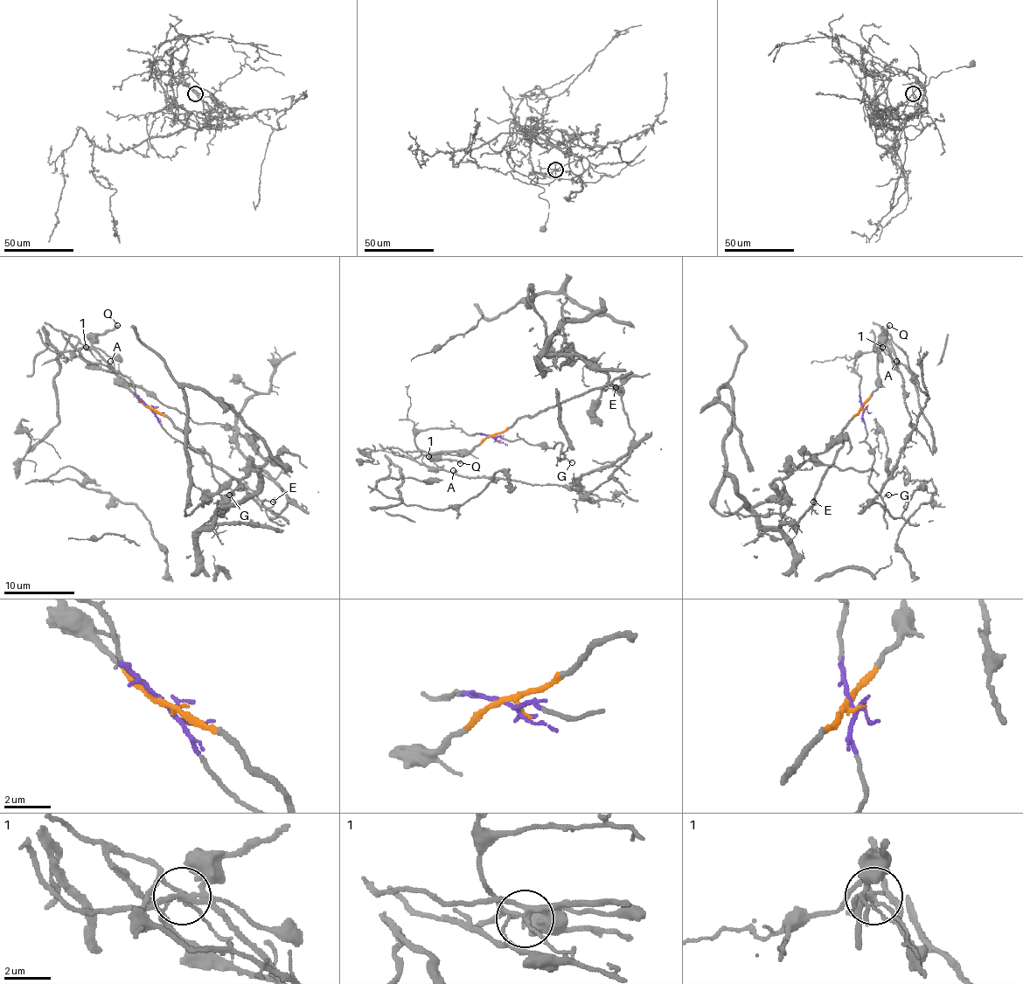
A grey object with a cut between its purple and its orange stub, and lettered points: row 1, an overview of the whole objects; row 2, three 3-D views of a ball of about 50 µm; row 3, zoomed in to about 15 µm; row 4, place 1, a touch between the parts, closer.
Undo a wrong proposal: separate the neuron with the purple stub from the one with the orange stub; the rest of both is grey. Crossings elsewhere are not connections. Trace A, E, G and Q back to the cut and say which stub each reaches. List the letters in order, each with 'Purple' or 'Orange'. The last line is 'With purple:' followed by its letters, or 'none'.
A: Purple
E: Orange
G: Purple
Q: Orange
With purple: A, G

